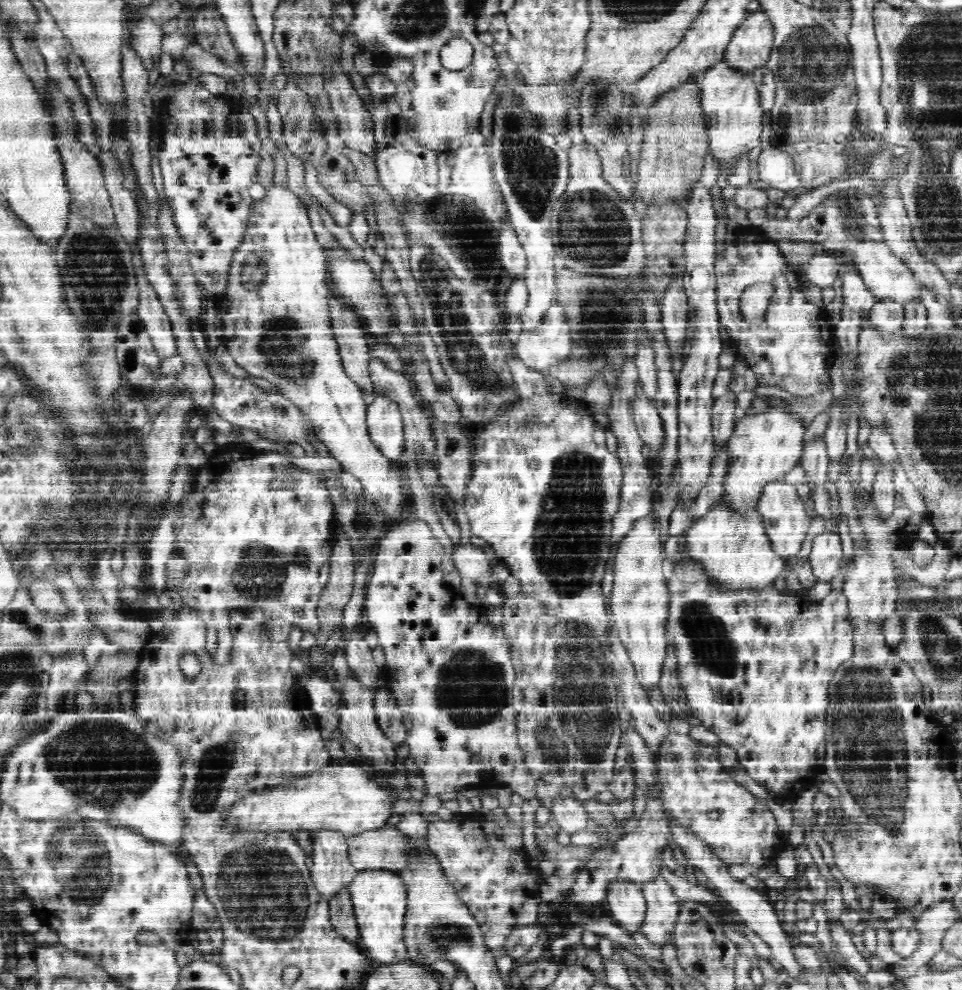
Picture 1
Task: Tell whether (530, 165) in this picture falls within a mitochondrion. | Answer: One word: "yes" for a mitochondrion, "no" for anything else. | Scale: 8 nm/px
yes

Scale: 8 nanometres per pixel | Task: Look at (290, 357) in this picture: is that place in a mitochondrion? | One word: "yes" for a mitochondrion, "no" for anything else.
yes

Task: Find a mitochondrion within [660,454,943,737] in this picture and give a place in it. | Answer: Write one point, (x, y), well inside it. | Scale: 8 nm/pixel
(709, 643)

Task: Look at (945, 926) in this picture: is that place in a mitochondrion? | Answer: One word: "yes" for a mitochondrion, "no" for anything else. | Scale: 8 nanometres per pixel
no

